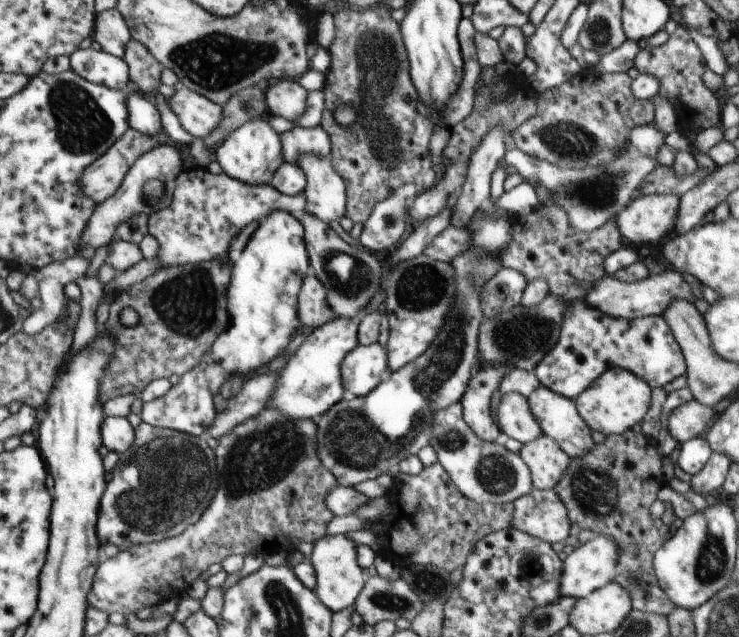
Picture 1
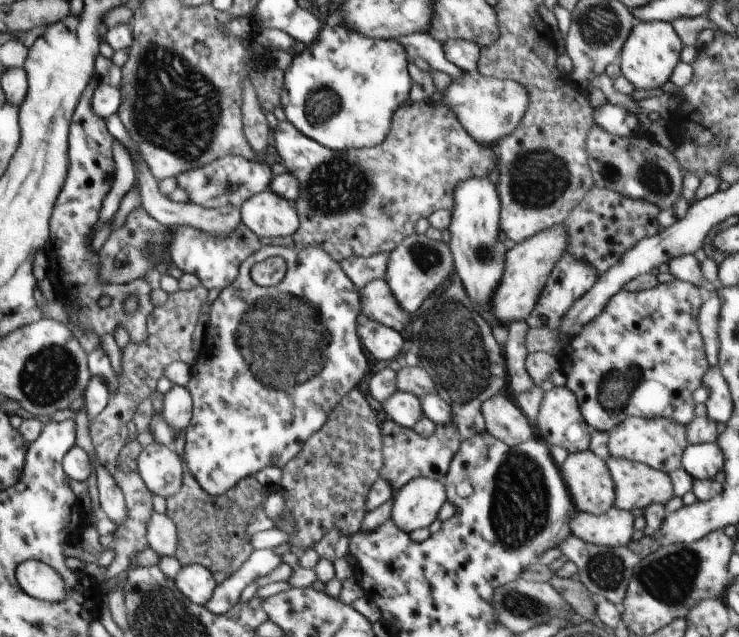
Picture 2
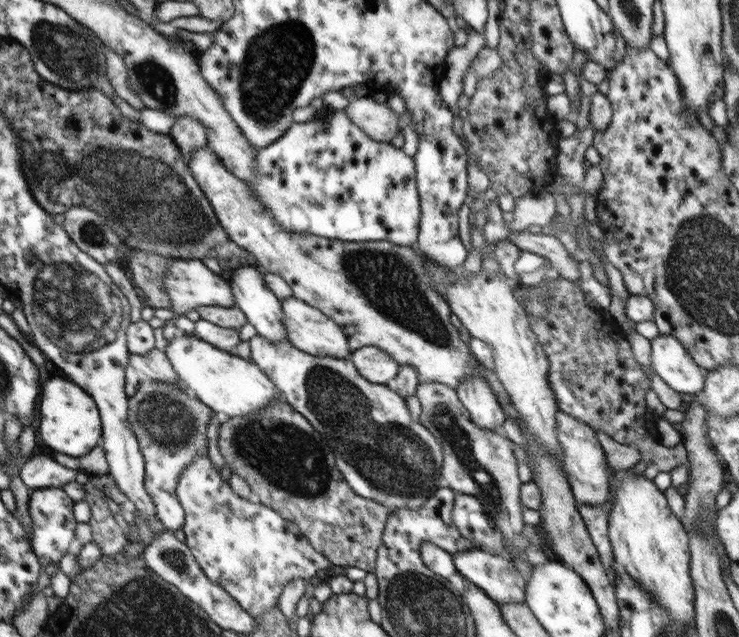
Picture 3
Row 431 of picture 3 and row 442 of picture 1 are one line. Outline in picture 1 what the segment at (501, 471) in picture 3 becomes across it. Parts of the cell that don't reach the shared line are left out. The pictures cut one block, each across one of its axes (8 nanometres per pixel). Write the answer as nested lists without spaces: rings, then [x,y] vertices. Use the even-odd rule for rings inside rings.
[[[454,403],[446,407],[446,410],[439,410],[434,414],[434,418],[428,419],[432,424],[430,446],[436,450],[438,462],[444,467],[456,488],[472,502],[497,505],[513,503],[535,487],[530,468],[520,454],[497,442],[480,440],[466,424],[460,403]]]

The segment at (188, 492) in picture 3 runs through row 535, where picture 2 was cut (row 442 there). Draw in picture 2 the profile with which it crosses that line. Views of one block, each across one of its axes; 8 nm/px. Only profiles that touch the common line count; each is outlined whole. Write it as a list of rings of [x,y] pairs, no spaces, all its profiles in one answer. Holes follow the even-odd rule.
[[[282,245],[263,246],[242,262],[236,280],[230,283],[230,286],[223,288],[220,295],[210,306],[210,320],[204,332],[204,341],[196,358],[196,364],[191,366],[191,377],[185,386],[190,392],[193,400],[192,420],[186,429],[186,441],[184,455],[182,457],[186,470],[192,473],[196,482],[202,487],[202,490],[212,496],[218,496],[234,488],[243,478],[254,477],[254,475],[266,466],[277,466],[284,468],[294,456],[302,452],[302,446],[310,440],[313,434],[326,424],[328,414],[334,410],[334,406],[354,388],[358,388],[363,377],[367,374],[368,362],[364,352],[362,352],[362,343],[357,333],[357,316],[361,313],[360,292],[356,285],[346,276],[342,270],[341,263],[332,260],[329,253],[321,248],[302,248],[298,250],[295,247],[285,247]],[[280,257],[286,262],[286,276],[273,287],[261,287],[256,284],[250,271],[255,264],[267,258]]]

